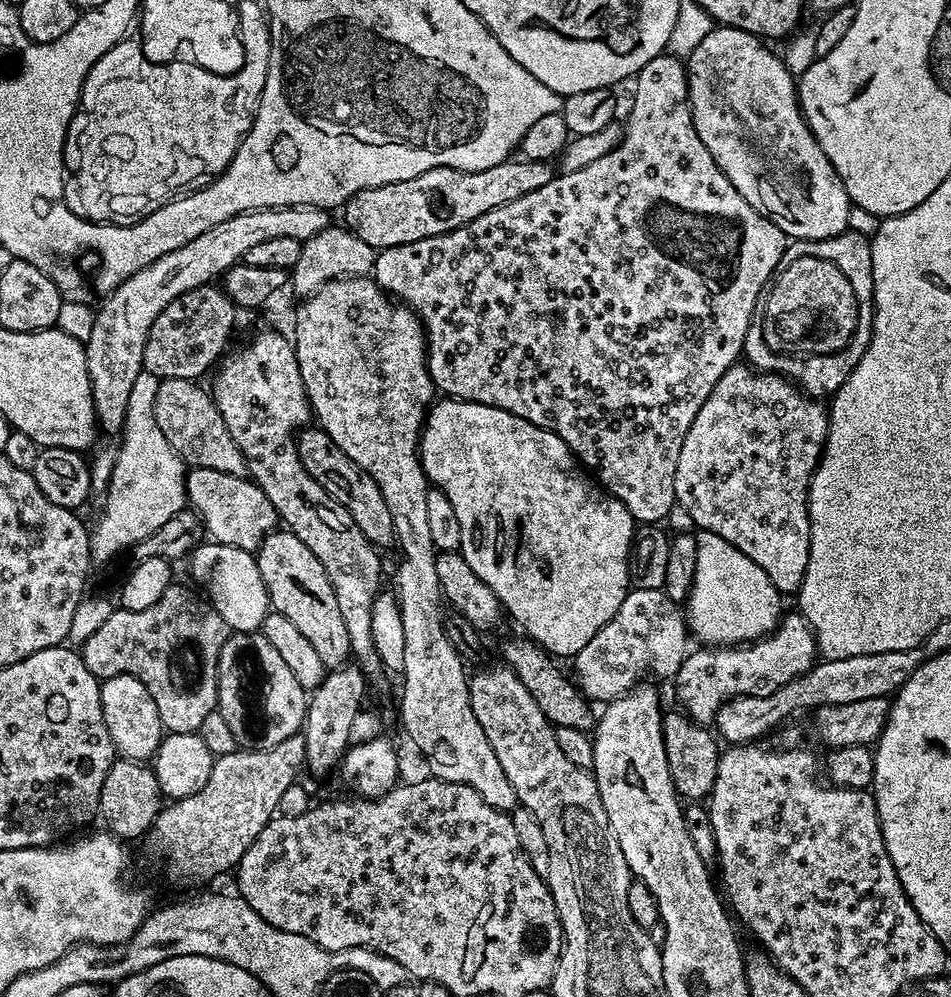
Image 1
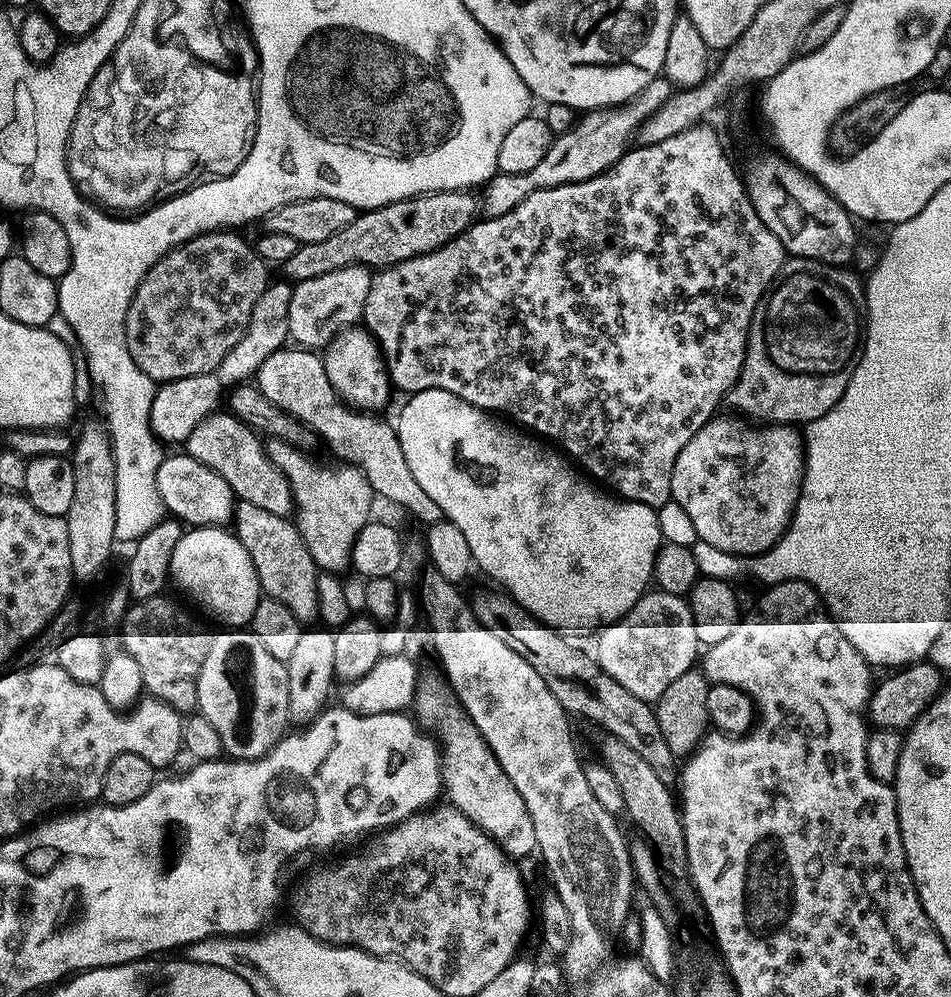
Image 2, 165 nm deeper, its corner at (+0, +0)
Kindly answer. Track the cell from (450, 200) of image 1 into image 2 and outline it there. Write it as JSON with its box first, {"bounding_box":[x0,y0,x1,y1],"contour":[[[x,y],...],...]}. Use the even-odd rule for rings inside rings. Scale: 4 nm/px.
{"bounding_box":[482,78,674,217],"contour":[[[663,78],[652,80],[640,91],[635,100],[614,108],[598,108],[594,112],[581,115],[573,123],[572,127],[560,135],[557,135],[544,149],[544,157],[529,172],[522,174],[510,174],[500,172],[493,175],[483,185],[484,200],[482,196],[482,212],[485,217],[505,216],[512,208],[516,208],[532,192],[543,188],[553,188],[563,184],[582,182],[597,176],[616,164],[625,152],[629,151],[628,139],[637,135],[638,129],[643,125],[644,120],[662,102],[668,99],[674,91],[673,85]]]}

